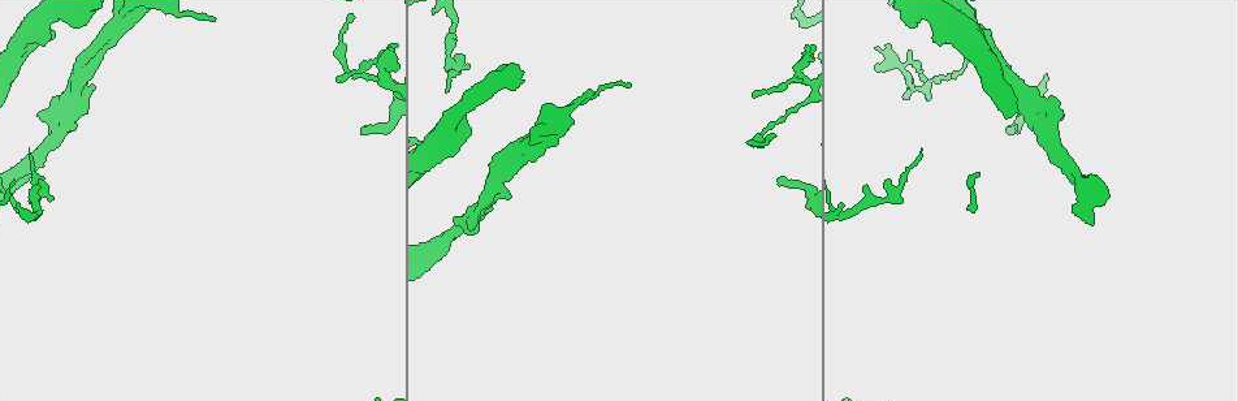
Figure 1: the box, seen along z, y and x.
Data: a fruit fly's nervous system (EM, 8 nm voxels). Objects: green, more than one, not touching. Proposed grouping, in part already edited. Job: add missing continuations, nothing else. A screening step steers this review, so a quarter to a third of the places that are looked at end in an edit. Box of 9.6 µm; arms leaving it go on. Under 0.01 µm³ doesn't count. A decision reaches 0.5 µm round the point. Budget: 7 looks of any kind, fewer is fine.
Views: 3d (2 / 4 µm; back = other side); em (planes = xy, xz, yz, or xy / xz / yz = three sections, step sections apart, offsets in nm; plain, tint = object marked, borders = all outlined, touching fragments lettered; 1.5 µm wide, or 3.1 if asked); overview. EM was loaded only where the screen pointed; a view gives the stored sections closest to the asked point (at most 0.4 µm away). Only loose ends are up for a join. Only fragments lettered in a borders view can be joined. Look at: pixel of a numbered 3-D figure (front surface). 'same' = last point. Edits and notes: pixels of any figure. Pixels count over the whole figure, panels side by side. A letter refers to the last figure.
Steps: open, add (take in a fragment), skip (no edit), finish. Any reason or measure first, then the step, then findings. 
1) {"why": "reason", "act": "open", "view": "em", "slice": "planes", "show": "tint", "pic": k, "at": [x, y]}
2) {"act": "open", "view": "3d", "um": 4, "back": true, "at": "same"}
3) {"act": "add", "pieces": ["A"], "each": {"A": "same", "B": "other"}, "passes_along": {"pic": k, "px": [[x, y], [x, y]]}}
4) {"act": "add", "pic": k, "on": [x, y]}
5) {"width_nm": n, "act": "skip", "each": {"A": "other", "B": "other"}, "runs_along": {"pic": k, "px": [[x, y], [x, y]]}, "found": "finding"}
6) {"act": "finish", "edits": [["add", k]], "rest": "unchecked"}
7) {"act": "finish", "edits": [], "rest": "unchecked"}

{"why": "free end", "act": "open", "view": "3d", "um": 2, "pic": 1, "at": [446, 92]}

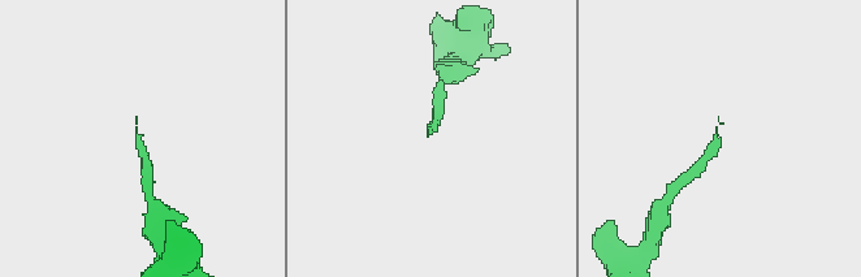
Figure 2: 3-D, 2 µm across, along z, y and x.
{"why": "shape alone is not enough", "act": "open", "view": "em", "slice": "planes", "show": "borders", "pic": 2, "at": [715, 129]}

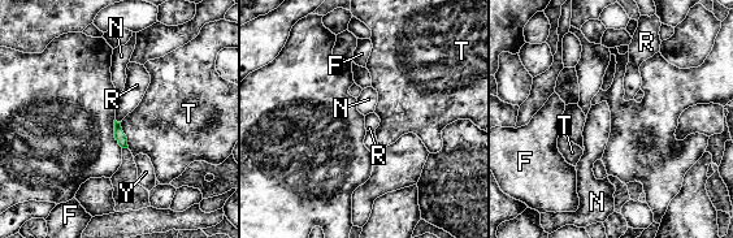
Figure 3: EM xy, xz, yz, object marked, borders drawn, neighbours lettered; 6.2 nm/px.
{"longest_contact_nm": ["T", 170], "act": "add", "pieces": ["R"], "each": {"F": "other", "N": "other", "R": "same", "T": "other", "Y": "other"}, "passes_along": {"pic": 3, "px": [[120, 135], [116, 121], [135, 86]]}, "found": "it goes on there"}

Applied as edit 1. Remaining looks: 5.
{"why": "tapers out", "act": "open", "view": "em", "slice": "planes", "show": "borders", "pic": 1, "at": [631, 86]}

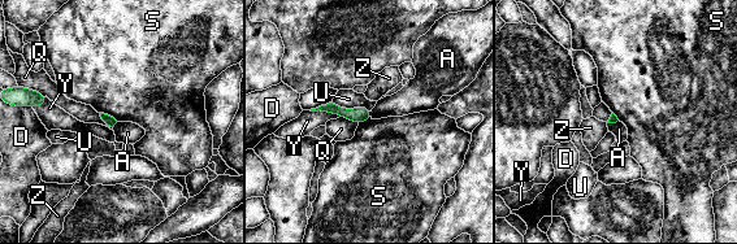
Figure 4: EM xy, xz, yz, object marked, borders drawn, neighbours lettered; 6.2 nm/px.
{"act": "skip", "each": {"A": "other", "D": "other", "Q": "other", "S": "other", "U": "other", "Y": "other", "Z": "other"}, "runs_along": {"pic": 4, "px": [[324, 108], [368, 114]]}, "found": "none of them fits"}

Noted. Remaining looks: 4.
{"why": "free end", "act": "open", "view": "em", "slice": "yz", "step": 8, "show": "borders", "pic": 1, "at": [362, 132]}

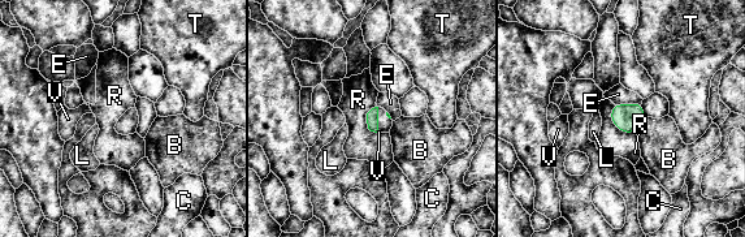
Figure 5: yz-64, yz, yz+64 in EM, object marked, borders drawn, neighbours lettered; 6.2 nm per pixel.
{"longest_contact_nm": ["R", 240], "act": "add", "pieces": ["V"], "each": {"B": "other", "C": "other", "E": "other", "L": "other", "R": "other", "T": "other", "V": "same"}, "found": "it goes on there"}

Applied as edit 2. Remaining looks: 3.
{"act": "finish", "edits": [["add", 3], ["add", 5]], "rest": "unchecked"}

